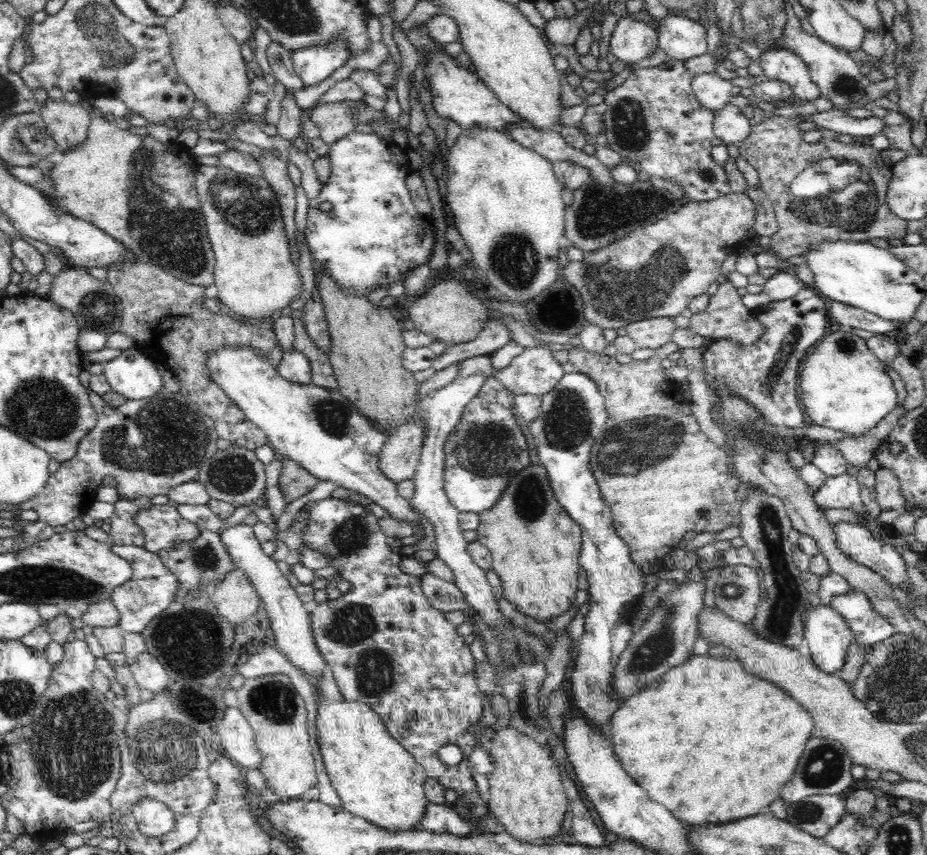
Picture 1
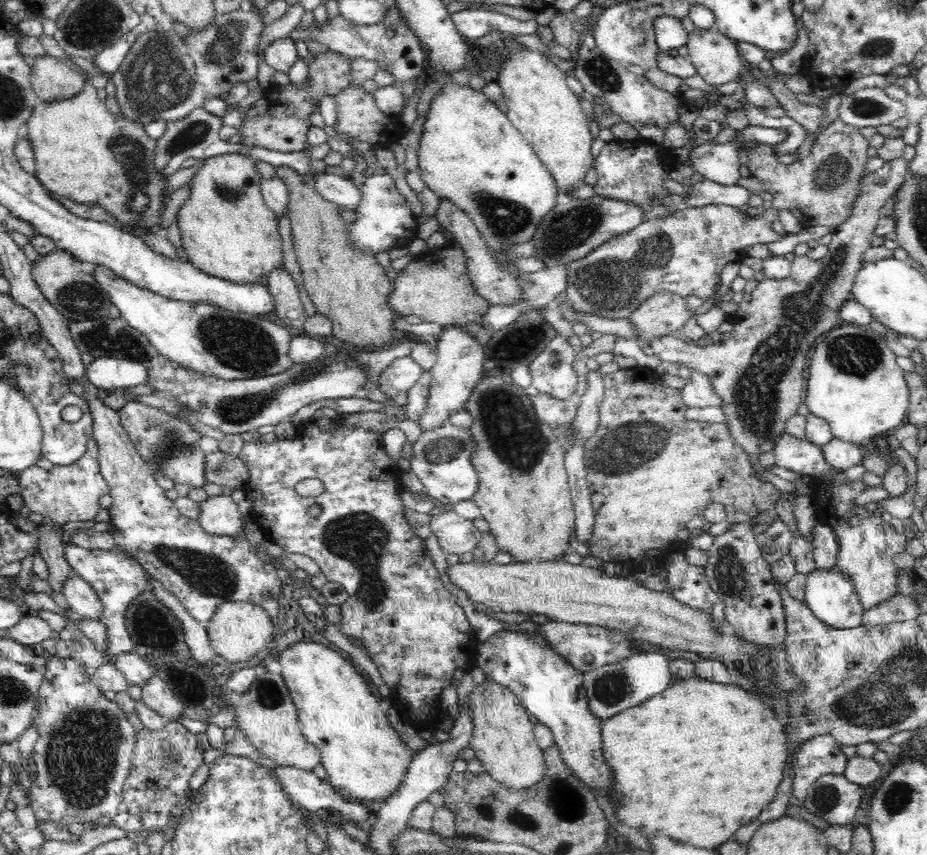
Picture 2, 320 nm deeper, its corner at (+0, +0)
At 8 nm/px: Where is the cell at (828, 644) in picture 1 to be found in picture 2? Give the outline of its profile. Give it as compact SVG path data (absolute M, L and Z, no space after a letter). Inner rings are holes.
M816 567L807 576L804 602L812 609L812 613L818 617L818 620L836 630L850 630L862 625L865 613L862 601L858 600L858 593L855 592L850 577L846 577L838 567L828 570L820 570Z

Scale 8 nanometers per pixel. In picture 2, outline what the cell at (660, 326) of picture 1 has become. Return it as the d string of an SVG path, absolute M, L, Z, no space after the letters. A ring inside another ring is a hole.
M662 291L648 297L629 319L634 325L634 340L643 350L655 338L672 335L682 329L690 317L691 311L686 307L684 297Z

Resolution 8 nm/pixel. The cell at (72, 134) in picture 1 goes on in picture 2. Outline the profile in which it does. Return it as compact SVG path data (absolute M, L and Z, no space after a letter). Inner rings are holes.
M46 55L35 57L30 82L40 102L52 104L76 97L84 88L85 75L71 63Z

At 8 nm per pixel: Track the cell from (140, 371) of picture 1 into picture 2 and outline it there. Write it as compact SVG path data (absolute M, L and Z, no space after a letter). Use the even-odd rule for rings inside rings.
M104 356L86 365L86 377L96 389L128 389L150 382L149 371L138 362Z

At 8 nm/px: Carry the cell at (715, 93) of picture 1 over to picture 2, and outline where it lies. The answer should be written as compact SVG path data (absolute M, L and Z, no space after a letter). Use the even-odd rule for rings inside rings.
M716 28L694 29L688 35L687 47L689 59L708 84L726 84L745 71L746 65L740 56L738 42Z

